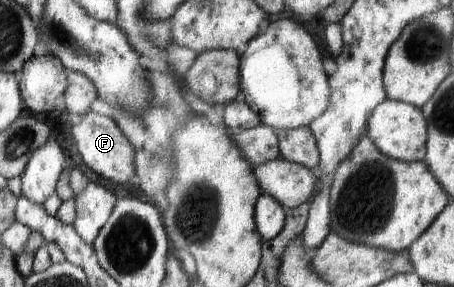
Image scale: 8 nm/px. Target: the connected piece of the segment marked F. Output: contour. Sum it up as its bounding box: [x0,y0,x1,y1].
[72,110,137,184]

